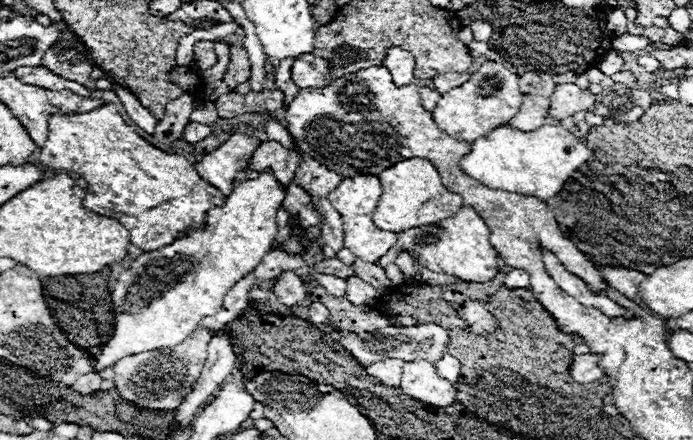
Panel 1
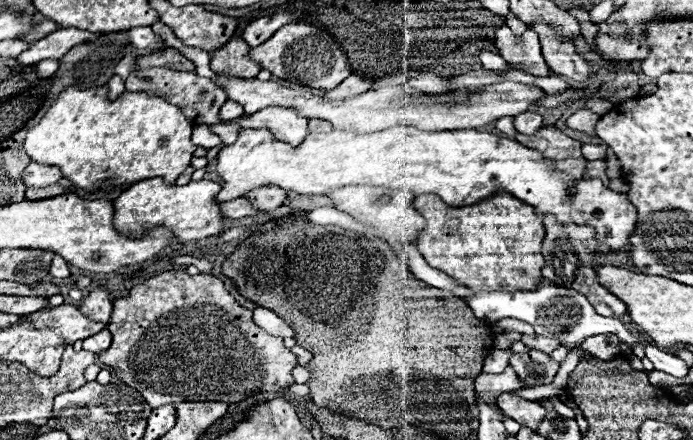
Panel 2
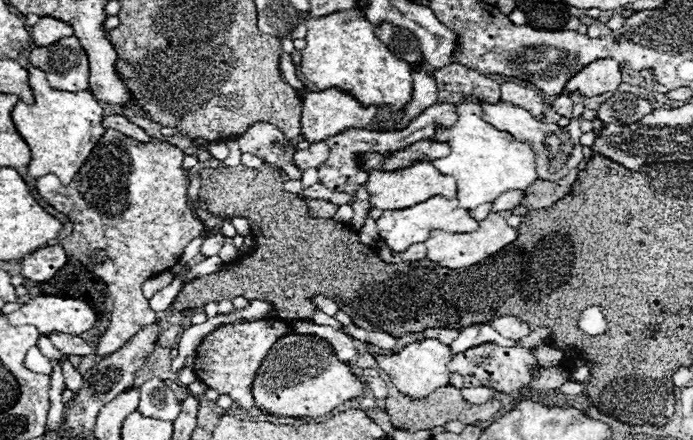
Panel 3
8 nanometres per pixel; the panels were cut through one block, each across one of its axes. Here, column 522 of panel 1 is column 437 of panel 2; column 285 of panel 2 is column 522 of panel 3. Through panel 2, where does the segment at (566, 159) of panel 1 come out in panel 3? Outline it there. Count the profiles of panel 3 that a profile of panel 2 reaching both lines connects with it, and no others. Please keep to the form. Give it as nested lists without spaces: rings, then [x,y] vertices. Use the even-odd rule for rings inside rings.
[[[460,102],[456,106],[458,120],[454,126],[440,126],[432,136],[434,142],[446,142],[450,154],[446,158],[428,160],[444,176],[454,176],[458,184],[458,204],[472,210],[480,204],[494,202],[502,192],[526,190],[538,176],[534,166],[534,152],[524,144],[514,140],[508,132],[494,128],[482,120],[482,106],[478,102]]]

